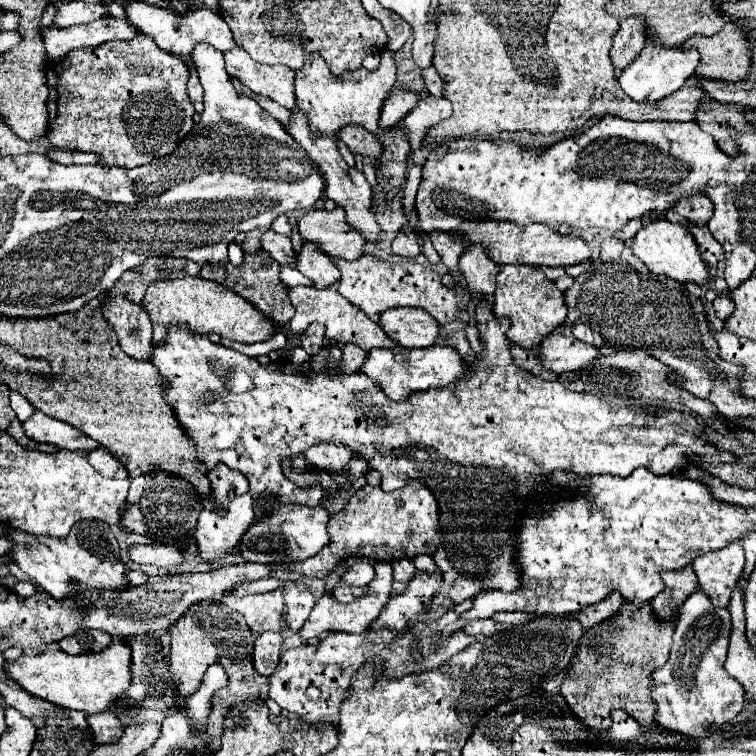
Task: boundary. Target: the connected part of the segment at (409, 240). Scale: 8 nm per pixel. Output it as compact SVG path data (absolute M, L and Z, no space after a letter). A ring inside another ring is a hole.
M407 231L407 233L399 233L393 241L393 253L399 257L407 257L407 259L415 259L421 249L417 243L417 233Z

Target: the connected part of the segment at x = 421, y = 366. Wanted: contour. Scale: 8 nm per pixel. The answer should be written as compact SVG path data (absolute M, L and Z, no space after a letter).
M433 345L425 349L395 347L395 349L371 349L365 363L361 365L361 371L371 381L375 381L391 401L407 401L411 393L427 391L431 387L445 387L465 377L467 375L465 363L467 361L459 357L455 349L449 349L443 345Z

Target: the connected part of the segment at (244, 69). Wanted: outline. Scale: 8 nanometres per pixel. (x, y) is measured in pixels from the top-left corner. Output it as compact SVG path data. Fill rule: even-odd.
M239 45L225 51L223 57L225 57L227 73L231 77L237 77L251 91L277 101L285 109L291 109L295 105L295 93L293 93L295 71L293 69L285 65L257 63Z

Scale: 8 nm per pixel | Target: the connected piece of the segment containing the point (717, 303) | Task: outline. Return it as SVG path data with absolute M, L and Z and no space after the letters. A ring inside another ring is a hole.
M717 295L717 299L713 301L713 309L715 309L715 315L717 315L719 319L725 321L725 319L733 313L735 305L733 305L733 301L731 301L729 297L725 297L725 295Z

